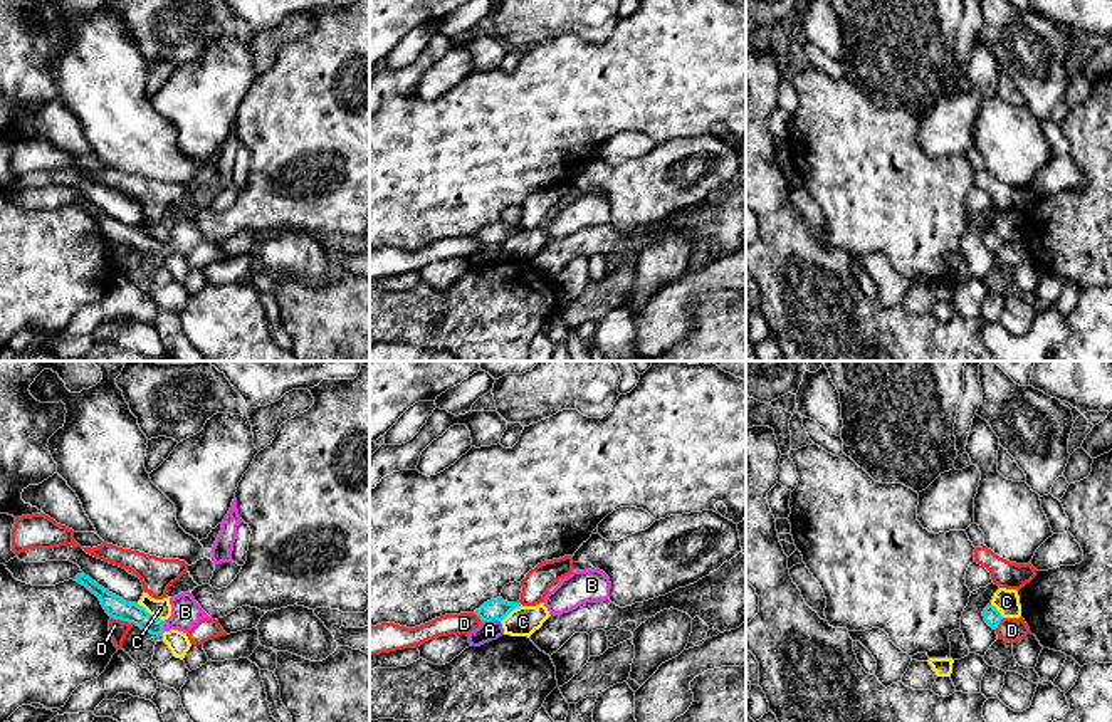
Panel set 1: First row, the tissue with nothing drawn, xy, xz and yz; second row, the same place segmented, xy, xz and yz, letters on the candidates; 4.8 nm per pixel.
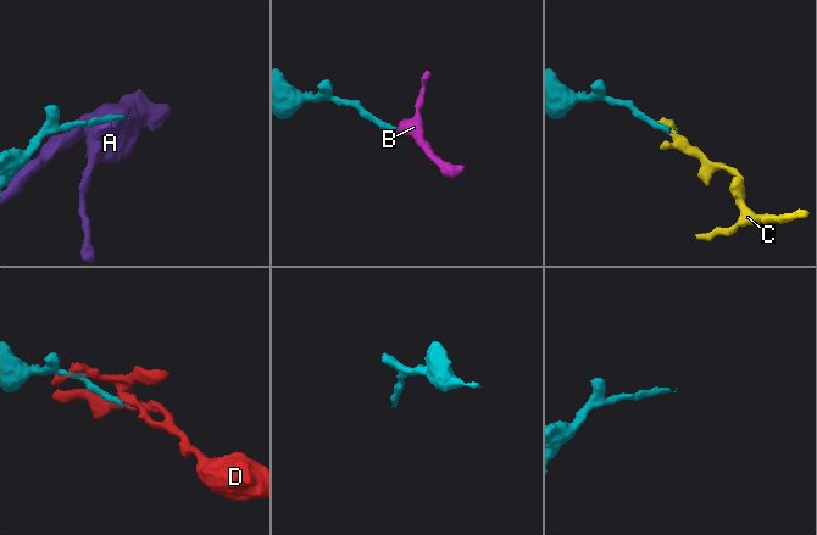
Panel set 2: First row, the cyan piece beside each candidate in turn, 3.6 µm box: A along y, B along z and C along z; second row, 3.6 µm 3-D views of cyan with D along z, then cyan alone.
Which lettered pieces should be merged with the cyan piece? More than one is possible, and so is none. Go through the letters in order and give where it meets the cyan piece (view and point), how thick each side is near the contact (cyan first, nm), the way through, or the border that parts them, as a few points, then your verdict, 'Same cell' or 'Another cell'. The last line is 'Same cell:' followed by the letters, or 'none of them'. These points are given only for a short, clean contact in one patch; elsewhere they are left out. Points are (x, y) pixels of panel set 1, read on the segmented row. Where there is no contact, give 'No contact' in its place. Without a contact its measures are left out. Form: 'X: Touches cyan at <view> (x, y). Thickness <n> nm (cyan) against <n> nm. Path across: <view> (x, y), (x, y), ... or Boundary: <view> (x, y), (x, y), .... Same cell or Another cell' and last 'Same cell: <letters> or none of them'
A: Touches cyan at xz (491, 620). Thickness 100 nm (cyan) against 100 nm. Boundary: xz (499, 620), (486, 620), (482, 623). Another cell
B: Touches cyan at xy (162, 627). Thickness 100 nm (cyan) against 140 nm. Path across: xy (118, 608), (162, 627), (173, 623), (185, 612). Same cell
C: Touches cyan at xy (148, 613). Thickness 100 nm (cyan) against 90 nm. Boundary: xy (136, 603), (163, 620). Another cell
D: Touches cyan at xy (123, 620). Thickness 100 nm (cyan) against 90 nm. Another cell
Same cell: B

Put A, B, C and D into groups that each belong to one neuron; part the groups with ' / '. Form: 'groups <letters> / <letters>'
groups A / B / C / D

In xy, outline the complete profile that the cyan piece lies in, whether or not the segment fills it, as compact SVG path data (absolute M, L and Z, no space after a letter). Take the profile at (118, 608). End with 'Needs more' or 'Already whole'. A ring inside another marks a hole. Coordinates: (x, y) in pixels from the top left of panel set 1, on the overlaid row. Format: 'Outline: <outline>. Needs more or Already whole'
Outline: M84 573L77 574L74 581L81 583L96 594L111 618L133 623L151 635L161 635L170 630L188 633L200 620L210 618L190 591L170 598L171 616L163 621L149 615L138 603L124 601L123 598L109 593Z. Needs more

